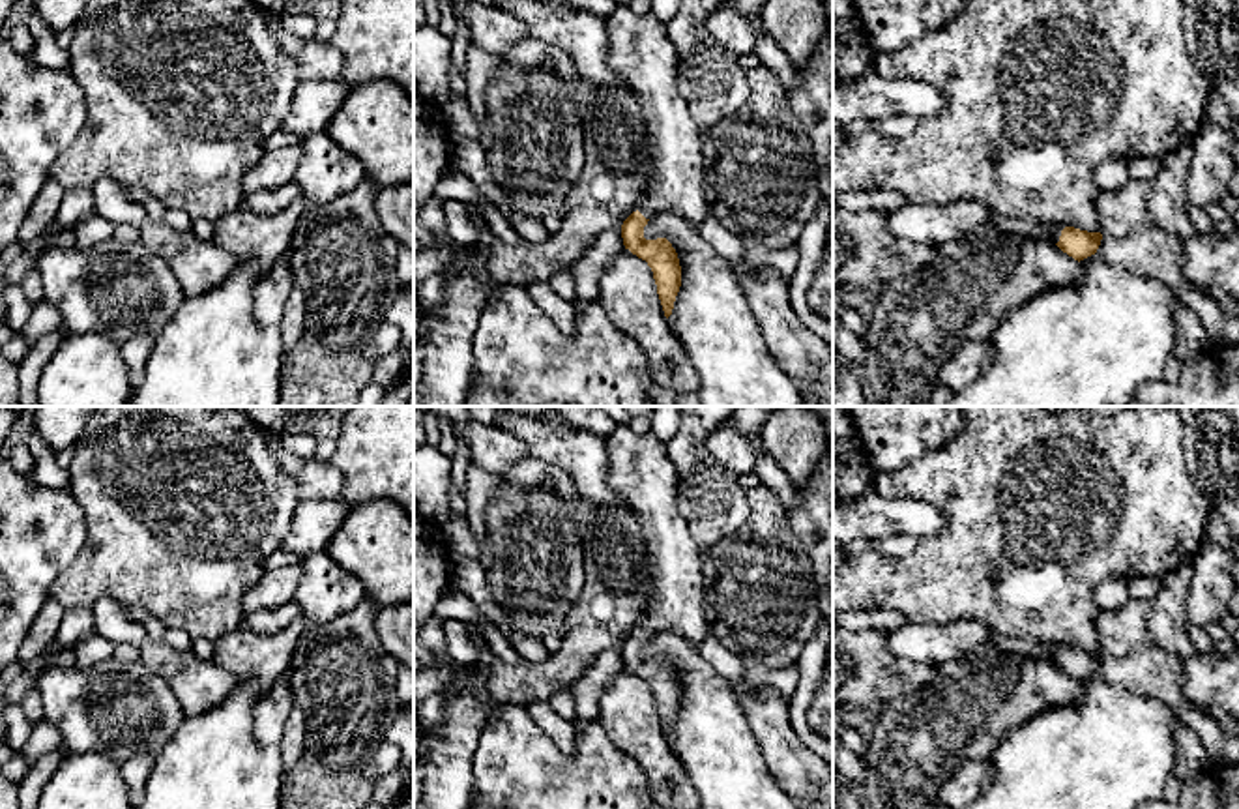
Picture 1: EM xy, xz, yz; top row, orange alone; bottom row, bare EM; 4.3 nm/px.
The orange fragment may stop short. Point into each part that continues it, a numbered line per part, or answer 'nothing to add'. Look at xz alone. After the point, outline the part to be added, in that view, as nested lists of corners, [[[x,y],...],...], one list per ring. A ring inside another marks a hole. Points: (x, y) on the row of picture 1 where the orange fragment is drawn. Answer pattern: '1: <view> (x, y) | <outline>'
1: xz (639, 45) | [[[616,4],[605,17],[605,22],[610,67],[629,82],[646,118],[651,174],[638,212],[651,219],[666,210],[676,210],[698,232],[704,217],[709,213],[704,195],[704,135],[678,92],[678,52],[666,24],[651,11],[634,13],[629,4]]]

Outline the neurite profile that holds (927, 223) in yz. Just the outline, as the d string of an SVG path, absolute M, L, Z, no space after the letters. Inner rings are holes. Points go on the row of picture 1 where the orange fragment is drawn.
M973 199L949 204L906 204L889 213L889 230L904 240L941 245L964 238L990 223L992 210Z

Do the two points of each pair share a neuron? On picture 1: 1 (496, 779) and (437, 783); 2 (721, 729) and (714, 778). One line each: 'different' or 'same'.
1: different
2: same

